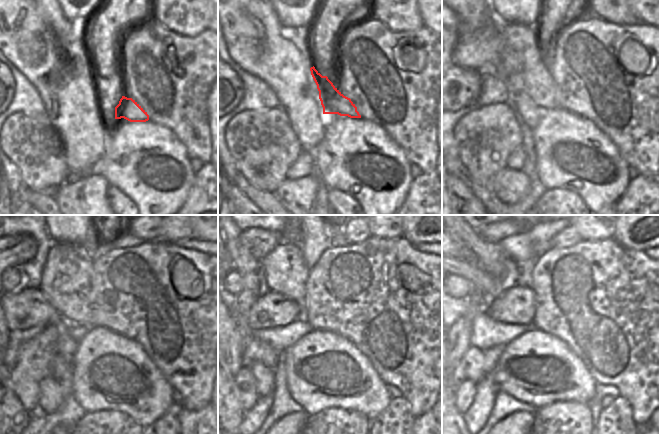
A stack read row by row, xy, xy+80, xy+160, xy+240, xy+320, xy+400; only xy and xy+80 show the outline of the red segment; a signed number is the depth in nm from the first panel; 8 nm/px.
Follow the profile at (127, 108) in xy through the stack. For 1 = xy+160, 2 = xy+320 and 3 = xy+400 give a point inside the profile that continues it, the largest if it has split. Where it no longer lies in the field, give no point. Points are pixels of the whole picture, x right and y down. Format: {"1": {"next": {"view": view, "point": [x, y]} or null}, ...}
{"1": {"next": {"view": "xy+160", "point": [521, 47]}}, "2": {"next": {"view": "xy+320", "point": [286, 270]}}, "3": {"next": {"view": "xy+400", "point": [491, 257]}}}

